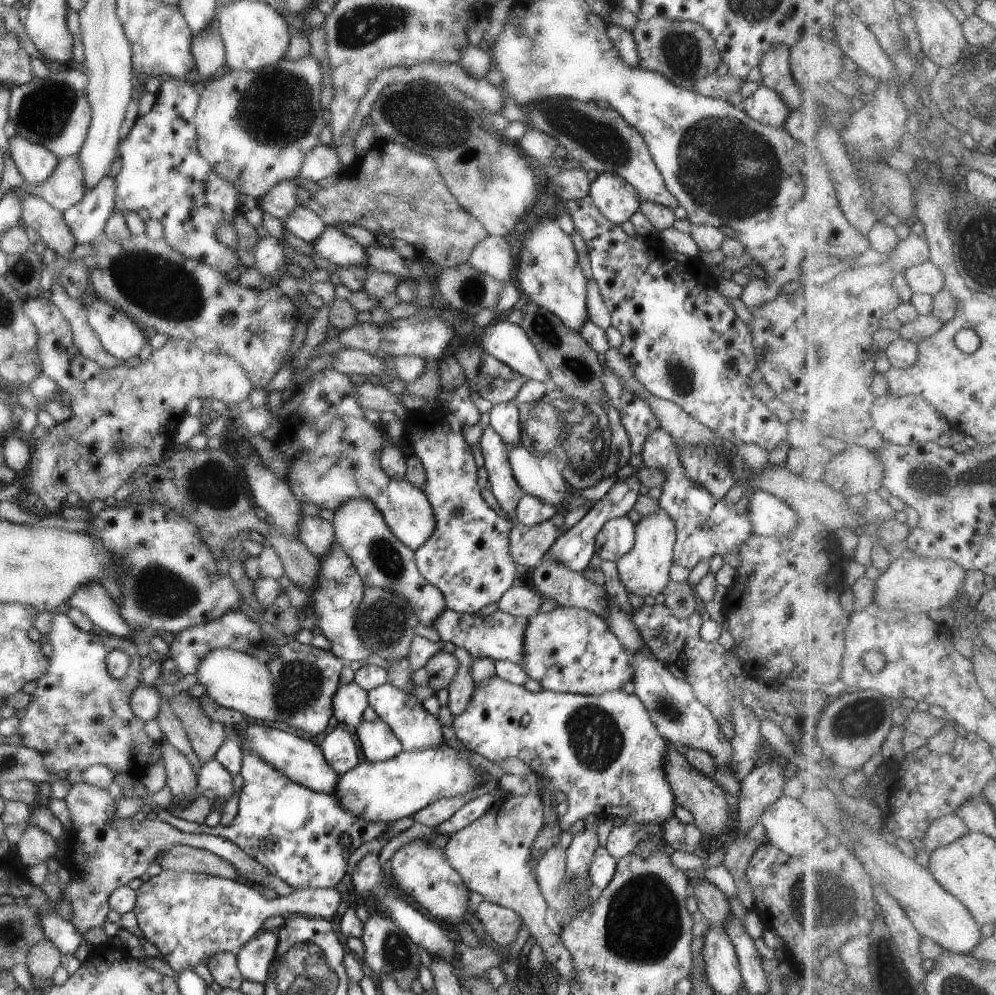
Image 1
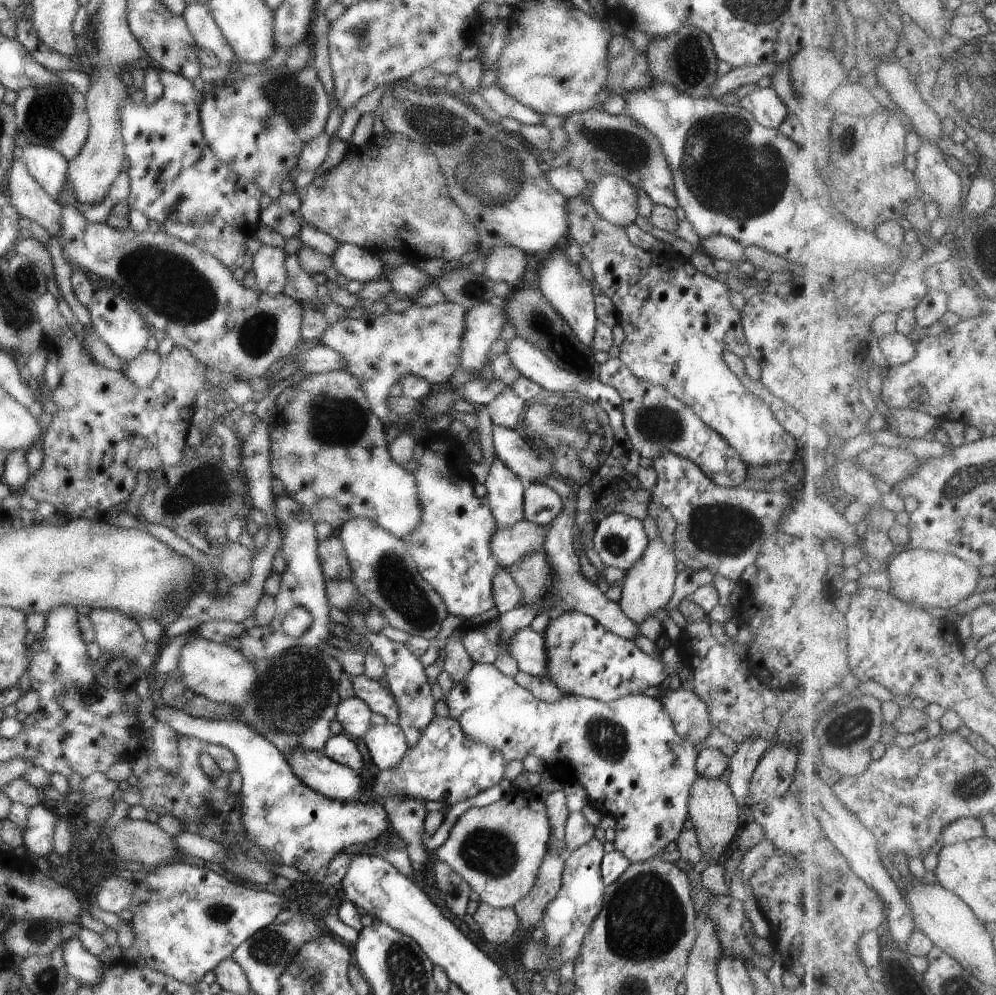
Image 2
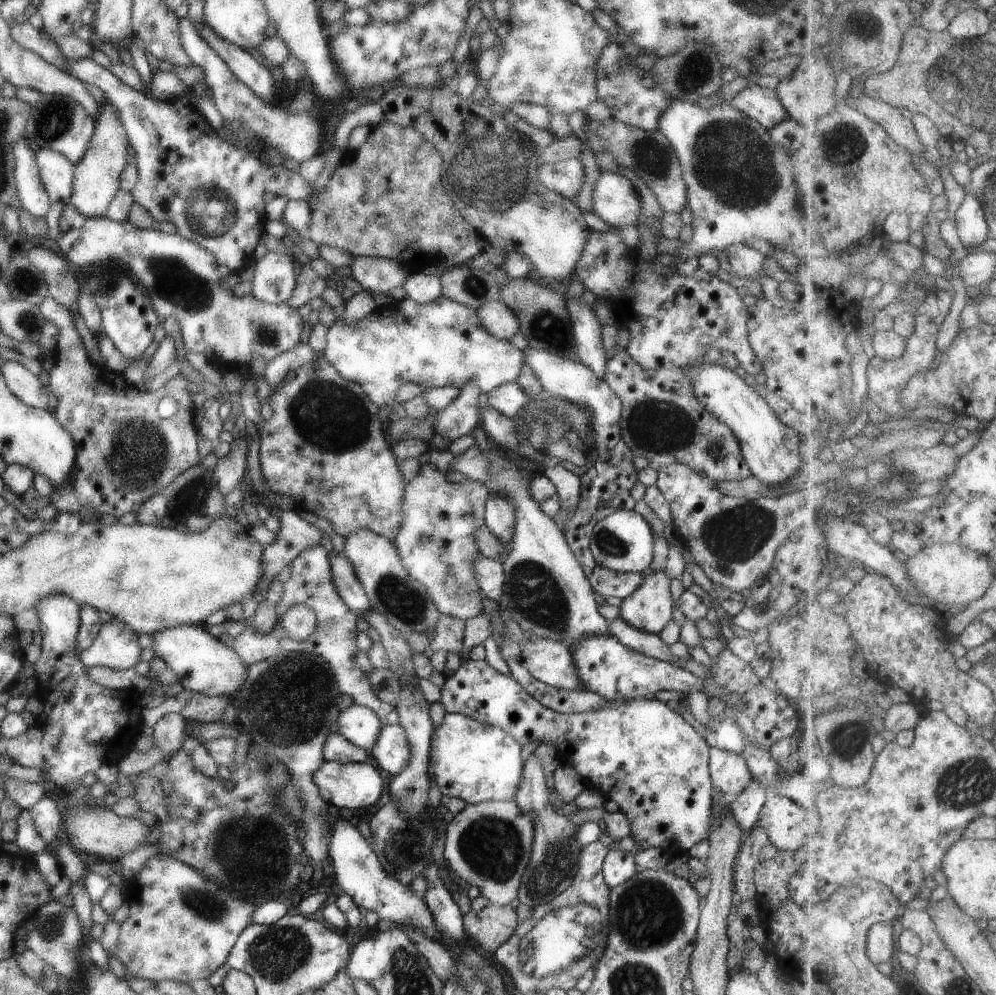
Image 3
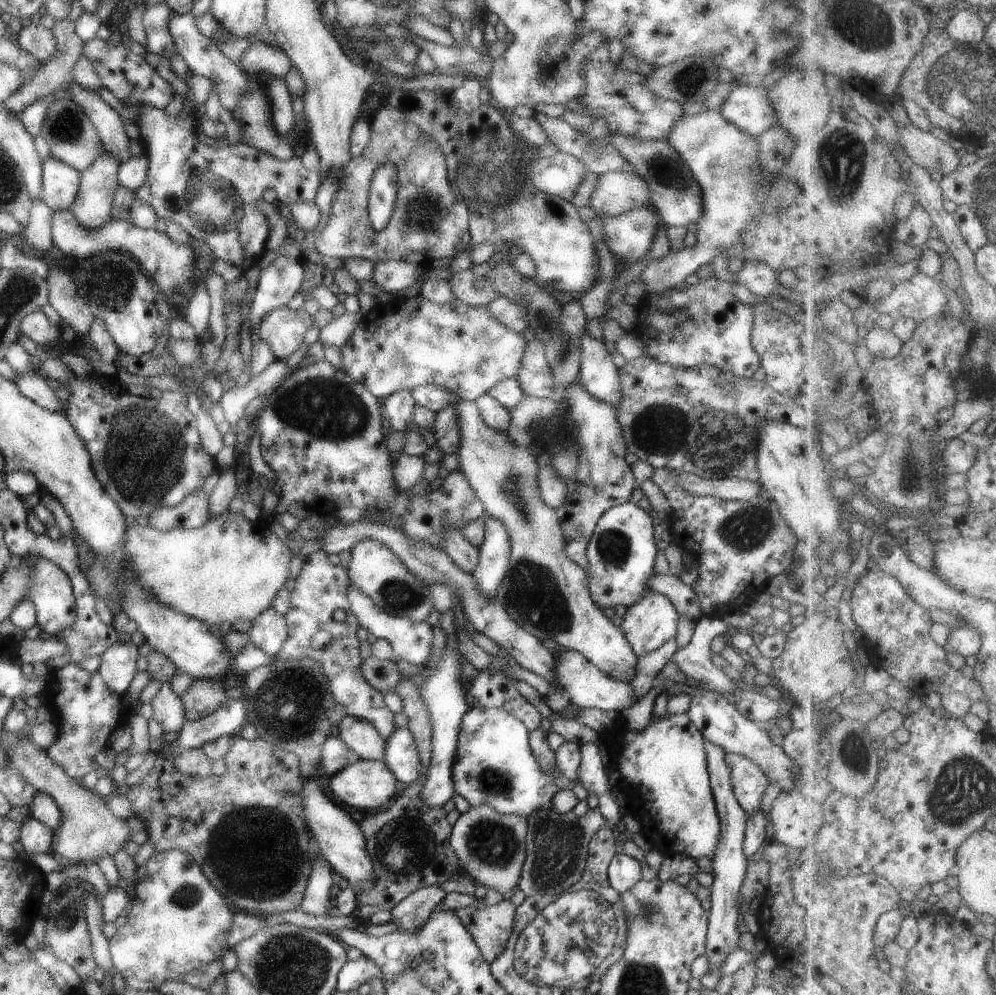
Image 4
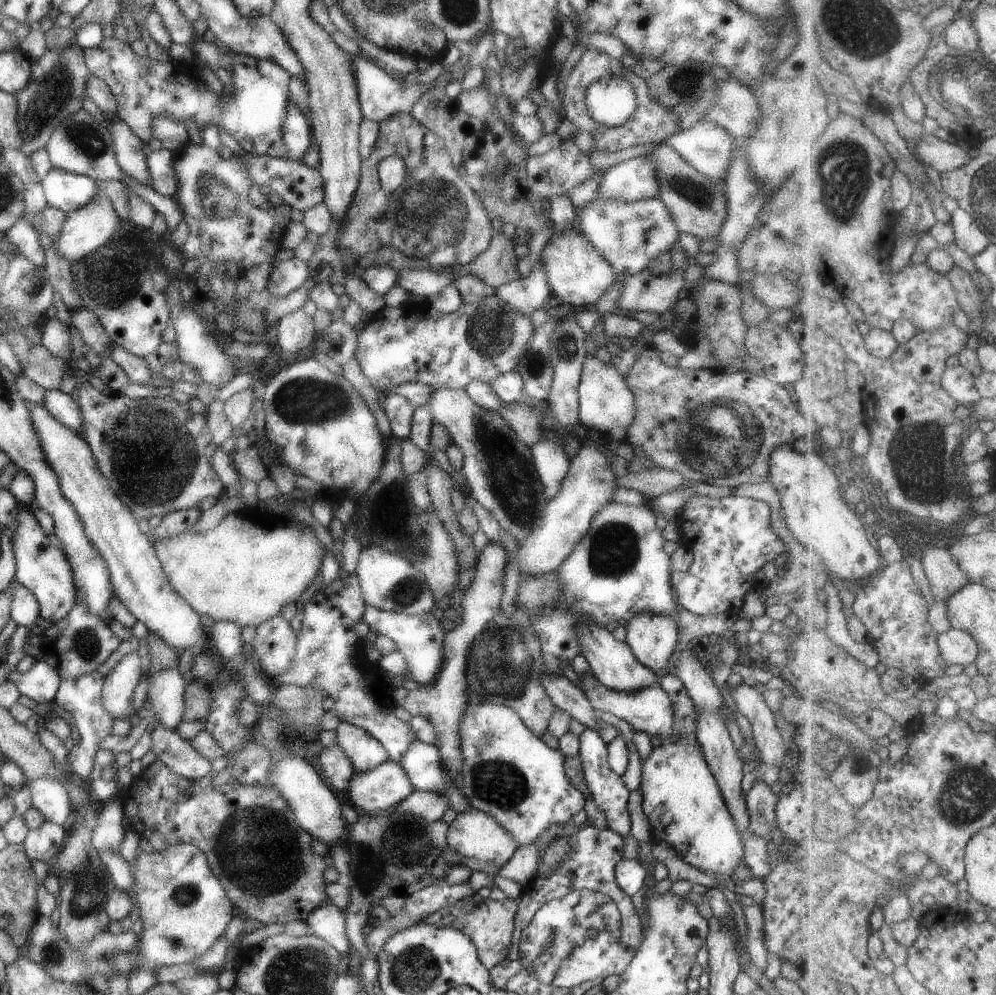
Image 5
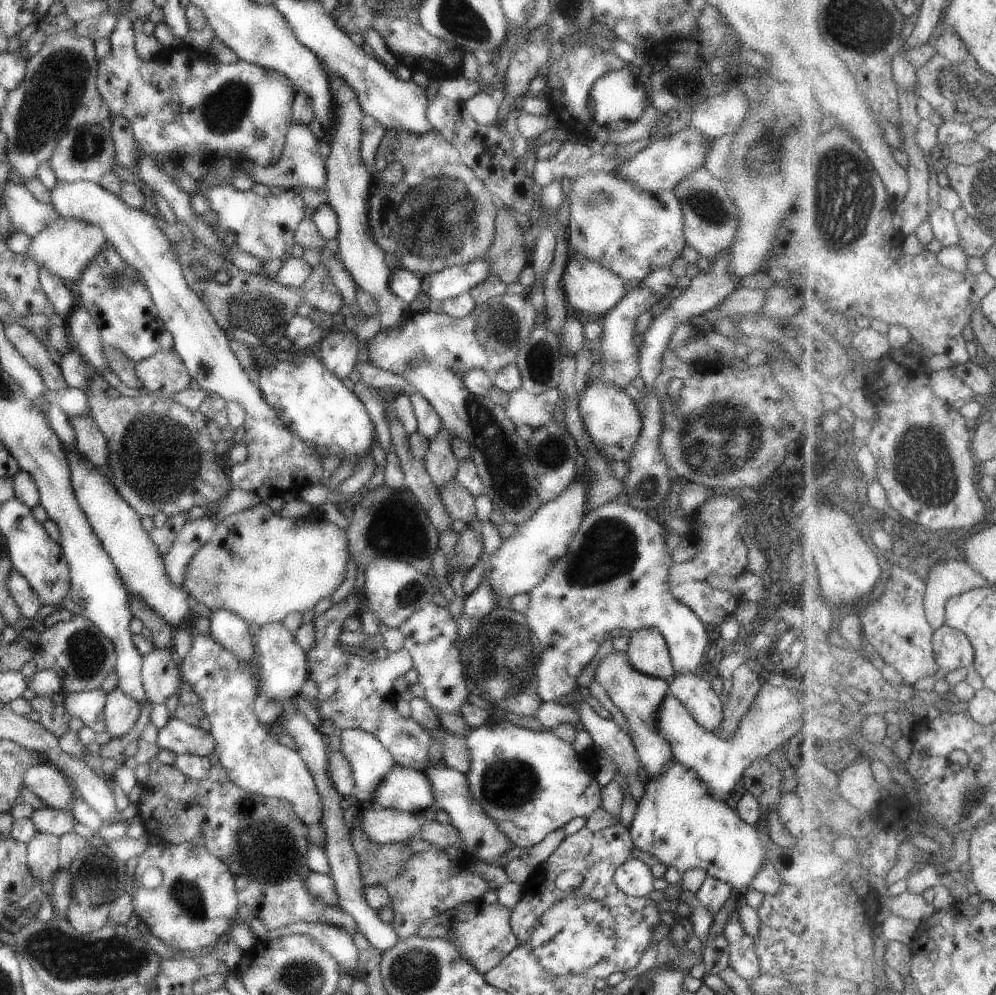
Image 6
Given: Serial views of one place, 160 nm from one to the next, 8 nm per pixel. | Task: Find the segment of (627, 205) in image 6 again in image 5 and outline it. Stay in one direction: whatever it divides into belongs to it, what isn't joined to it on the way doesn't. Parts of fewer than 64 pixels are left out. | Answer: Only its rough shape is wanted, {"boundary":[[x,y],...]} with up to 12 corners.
{"boundary":[[656,197],[577,211],[617,274],[649,268],[681,234]]}

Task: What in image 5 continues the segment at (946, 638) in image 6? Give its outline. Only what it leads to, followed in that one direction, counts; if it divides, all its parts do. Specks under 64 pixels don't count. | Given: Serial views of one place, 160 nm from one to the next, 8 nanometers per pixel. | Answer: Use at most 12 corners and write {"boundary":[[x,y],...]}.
{"boundary":[[954,627],[939,635],[950,664],[965,667],[980,658],[970,631]]}

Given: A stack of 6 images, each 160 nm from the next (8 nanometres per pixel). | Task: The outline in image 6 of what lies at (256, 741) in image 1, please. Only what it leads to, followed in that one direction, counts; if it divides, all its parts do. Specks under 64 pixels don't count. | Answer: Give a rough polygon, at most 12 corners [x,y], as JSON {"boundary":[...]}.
{"boundary":[[393,766],[371,806],[409,813],[432,809],[424,772]]}

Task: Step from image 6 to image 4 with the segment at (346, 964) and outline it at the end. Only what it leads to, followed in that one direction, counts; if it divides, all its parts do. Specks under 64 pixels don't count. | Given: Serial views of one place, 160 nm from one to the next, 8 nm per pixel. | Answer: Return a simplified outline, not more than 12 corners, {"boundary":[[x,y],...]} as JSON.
{"boundary":[[322,856],[311,862],[299,908],[334,916],[332,867]]}

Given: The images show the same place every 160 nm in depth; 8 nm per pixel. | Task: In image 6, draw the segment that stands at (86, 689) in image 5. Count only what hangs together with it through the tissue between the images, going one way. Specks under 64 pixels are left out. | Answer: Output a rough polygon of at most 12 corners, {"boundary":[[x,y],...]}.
{"boundary":[[102,687],[63,696],[66,712],[106,732]]}

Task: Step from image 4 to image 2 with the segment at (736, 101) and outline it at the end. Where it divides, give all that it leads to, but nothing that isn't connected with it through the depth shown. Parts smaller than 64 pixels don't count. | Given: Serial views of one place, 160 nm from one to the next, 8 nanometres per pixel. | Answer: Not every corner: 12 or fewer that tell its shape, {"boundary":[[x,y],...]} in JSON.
{"boundary":[[756,87],[738,105],[759,125],[777,129],[787,106],[770,87]]}

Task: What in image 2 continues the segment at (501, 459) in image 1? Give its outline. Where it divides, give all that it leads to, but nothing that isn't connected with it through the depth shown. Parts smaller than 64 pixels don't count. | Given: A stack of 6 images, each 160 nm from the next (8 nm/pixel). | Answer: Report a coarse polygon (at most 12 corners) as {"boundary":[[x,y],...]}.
{"boundary":[[496,456],[484,485],[500,528],[524,519],[527,484]]}

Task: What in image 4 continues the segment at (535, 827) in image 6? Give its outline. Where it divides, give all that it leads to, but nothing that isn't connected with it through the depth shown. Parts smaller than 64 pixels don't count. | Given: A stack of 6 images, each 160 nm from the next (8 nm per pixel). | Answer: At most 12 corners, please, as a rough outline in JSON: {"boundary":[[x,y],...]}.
{"boundary":[[469,708],[454,755],[470,807],[524,817],[560,790],[505,710]]}

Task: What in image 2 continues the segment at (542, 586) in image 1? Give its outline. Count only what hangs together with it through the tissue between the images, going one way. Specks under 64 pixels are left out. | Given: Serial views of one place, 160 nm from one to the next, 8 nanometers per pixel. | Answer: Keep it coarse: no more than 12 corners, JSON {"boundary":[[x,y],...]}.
{"boundary":[[576,496],[547,526],[546,596],[497,618],[504,640],[549,609],[591,616],[634,640],[628,618],[580,570],[574,547]]}

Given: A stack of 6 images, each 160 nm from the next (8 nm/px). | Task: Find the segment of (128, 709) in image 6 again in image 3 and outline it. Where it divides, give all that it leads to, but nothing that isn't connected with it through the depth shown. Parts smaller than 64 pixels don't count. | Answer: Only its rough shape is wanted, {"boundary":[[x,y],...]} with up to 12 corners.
{"boundary":[[125,622],[102,623],[80,651],[87,668],[126,670],[138,664],[137,632]]}

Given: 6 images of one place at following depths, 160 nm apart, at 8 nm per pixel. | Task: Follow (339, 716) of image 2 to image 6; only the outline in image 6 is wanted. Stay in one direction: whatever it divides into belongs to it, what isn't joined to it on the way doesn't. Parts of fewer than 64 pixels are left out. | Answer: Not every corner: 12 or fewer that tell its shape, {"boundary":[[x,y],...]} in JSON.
{"boundary":[[339,729],[340,752],[355,780],[354,801],[367,801],[396,765],[369,732]]}

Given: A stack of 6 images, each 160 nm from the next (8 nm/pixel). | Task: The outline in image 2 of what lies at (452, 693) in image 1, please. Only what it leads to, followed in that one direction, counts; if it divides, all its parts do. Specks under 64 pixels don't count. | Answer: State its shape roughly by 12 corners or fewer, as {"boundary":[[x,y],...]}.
{"boundary":[[456,631],[441,645],[443,670],[462,683],[475,665]]}

